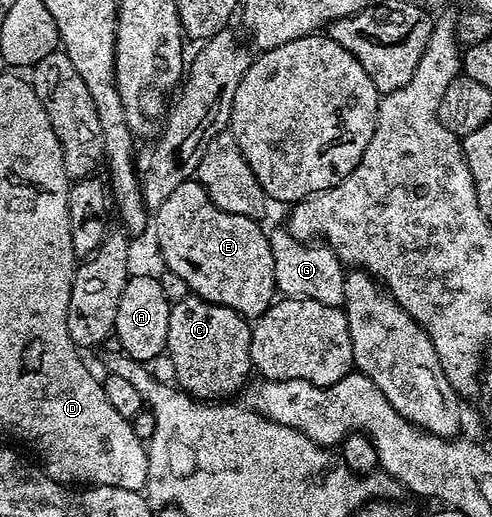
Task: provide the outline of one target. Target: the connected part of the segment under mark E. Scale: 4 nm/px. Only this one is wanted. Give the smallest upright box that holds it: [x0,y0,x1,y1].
[153,180,276,320]

